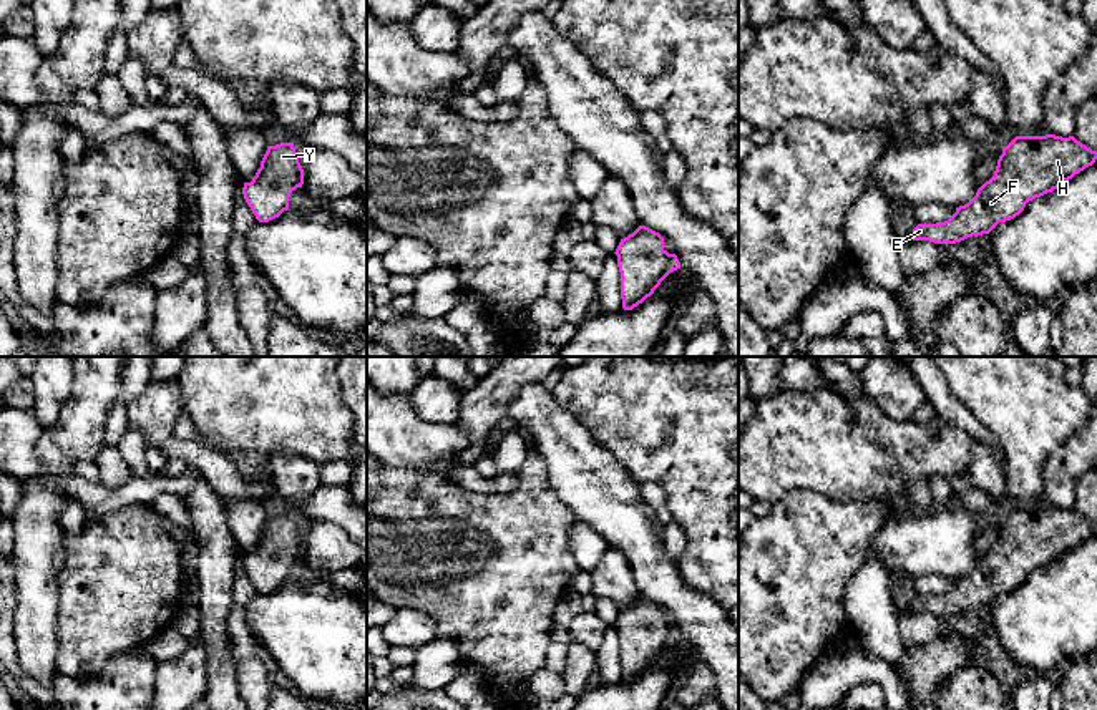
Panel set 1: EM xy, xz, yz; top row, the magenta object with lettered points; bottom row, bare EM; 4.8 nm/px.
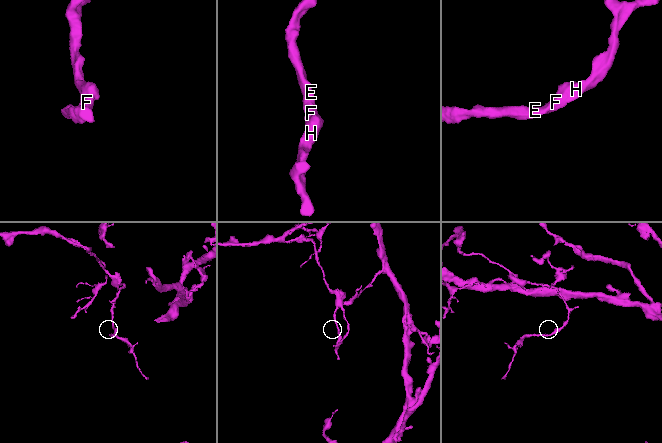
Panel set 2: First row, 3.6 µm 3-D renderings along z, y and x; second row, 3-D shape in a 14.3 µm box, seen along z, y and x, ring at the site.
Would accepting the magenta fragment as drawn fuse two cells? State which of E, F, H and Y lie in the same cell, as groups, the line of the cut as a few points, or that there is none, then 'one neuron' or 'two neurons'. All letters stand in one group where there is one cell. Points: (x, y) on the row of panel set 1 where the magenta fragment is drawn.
E F H Y; no cut; one neuron

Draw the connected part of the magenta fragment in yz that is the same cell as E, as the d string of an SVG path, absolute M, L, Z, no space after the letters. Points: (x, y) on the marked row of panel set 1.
M1016 136L997 159L994 176L944 222L918 224L913 241L956 244L989 234L999 222L1019 216L1026 204L1052 192L1092 166L1092 151L1074 136Z

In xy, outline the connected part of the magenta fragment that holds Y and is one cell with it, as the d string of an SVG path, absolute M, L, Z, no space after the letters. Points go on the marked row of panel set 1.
M294 143L267 146L261 168L242 194L259 222L269 222L289 209L289 197L304 184L304 169Z

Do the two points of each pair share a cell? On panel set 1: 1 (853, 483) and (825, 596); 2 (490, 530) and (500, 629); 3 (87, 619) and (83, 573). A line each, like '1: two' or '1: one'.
1: two
2: one
3: one

